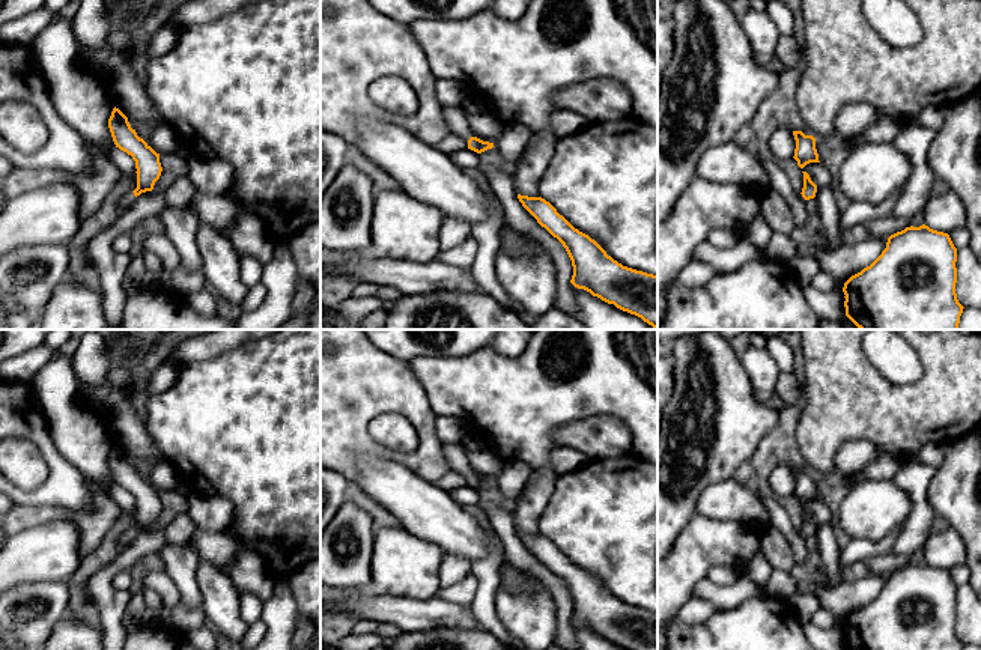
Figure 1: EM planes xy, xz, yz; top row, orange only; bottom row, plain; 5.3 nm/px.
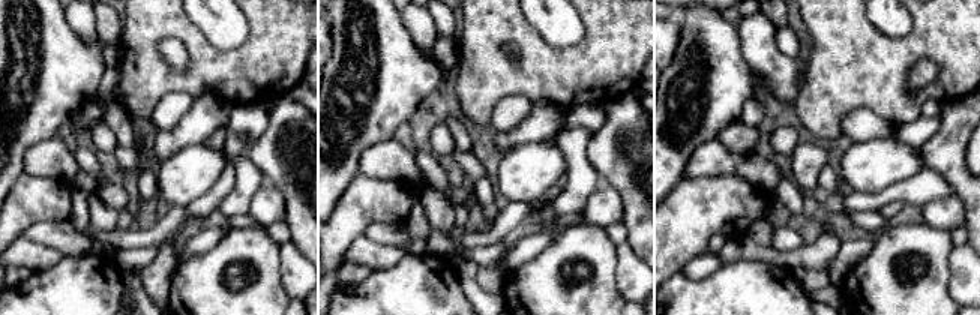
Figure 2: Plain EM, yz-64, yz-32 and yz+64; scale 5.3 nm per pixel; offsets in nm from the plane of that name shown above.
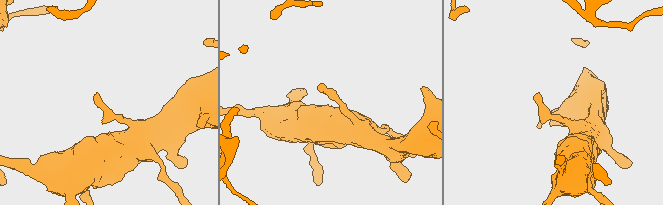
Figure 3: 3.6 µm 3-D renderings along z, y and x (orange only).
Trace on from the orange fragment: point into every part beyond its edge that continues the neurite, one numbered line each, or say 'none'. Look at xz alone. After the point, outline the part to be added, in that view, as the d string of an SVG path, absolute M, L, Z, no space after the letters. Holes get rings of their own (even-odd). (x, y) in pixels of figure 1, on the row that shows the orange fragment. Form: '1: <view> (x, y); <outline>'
1: xz (456, 119); M460 107L444 108L444 117L448 125L450 134L456 134L465 140L469 140L472 137L466 114Z

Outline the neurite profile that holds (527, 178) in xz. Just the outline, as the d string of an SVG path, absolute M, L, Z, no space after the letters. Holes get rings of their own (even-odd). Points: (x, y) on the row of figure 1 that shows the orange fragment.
M540 138L539 143L524 153L524 159L515 172L516 193L528 197L539 197L539 185L551 164L558 138Z

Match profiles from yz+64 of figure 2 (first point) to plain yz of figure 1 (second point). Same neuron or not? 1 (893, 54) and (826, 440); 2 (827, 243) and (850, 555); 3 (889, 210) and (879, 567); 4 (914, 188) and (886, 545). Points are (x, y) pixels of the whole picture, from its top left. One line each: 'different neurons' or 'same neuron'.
1: same neuron
2: different neurons
3: different neurons
4: same neuron

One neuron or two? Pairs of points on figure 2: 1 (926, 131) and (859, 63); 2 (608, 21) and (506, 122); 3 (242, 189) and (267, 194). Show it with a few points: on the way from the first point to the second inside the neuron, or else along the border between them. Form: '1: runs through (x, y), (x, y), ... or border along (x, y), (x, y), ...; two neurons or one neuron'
1: border along (922, 116), (898, 128); two neurons
2: border along (533, 102), (524, 96), (505, 96), (494, 108); two neurons
3: border along (264, 179), (254, 194), (246, 213); two neurons

